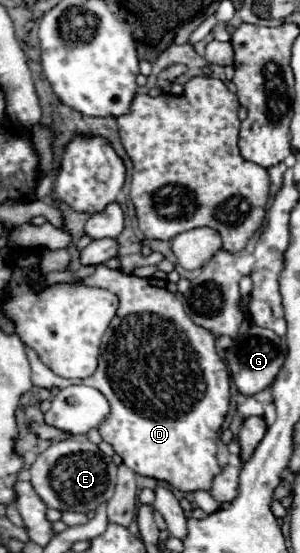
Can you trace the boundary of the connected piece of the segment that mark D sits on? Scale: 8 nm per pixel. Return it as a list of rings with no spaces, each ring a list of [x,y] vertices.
[[[97,265],[93,275],[83,277],[75,283],[107,289],[119,299],[119,309],[101,341],[99,367],[87,379],[63,379],[57,377],[47,365],[43,365],[31,347],[25,347],[27,359],[31,363],[33,385],[45,389],[63,389],[71,383],[83,383],[95,387],[105,395],[111,407],[109,415],[99,425],[99,433],[103,441],[107,441],[115,449],[115,453],[121,455],[127,467],[131,467],[139,475],[167,481],[181,491],[207,491],[207,487],[211,487],[211,479],[221,471],[215,457],[217,437],[227,415],[231,395],[227,367],[215,353],[215,337],[209,331],[203,331],[203,327],[195,327],[195,323],[187,319],[187,313],[183,311],[183,295],[177,291],[175,283],[155,277],[141,279],[135,275],[125,275],[117,269],[109,269],[107,265]]]

